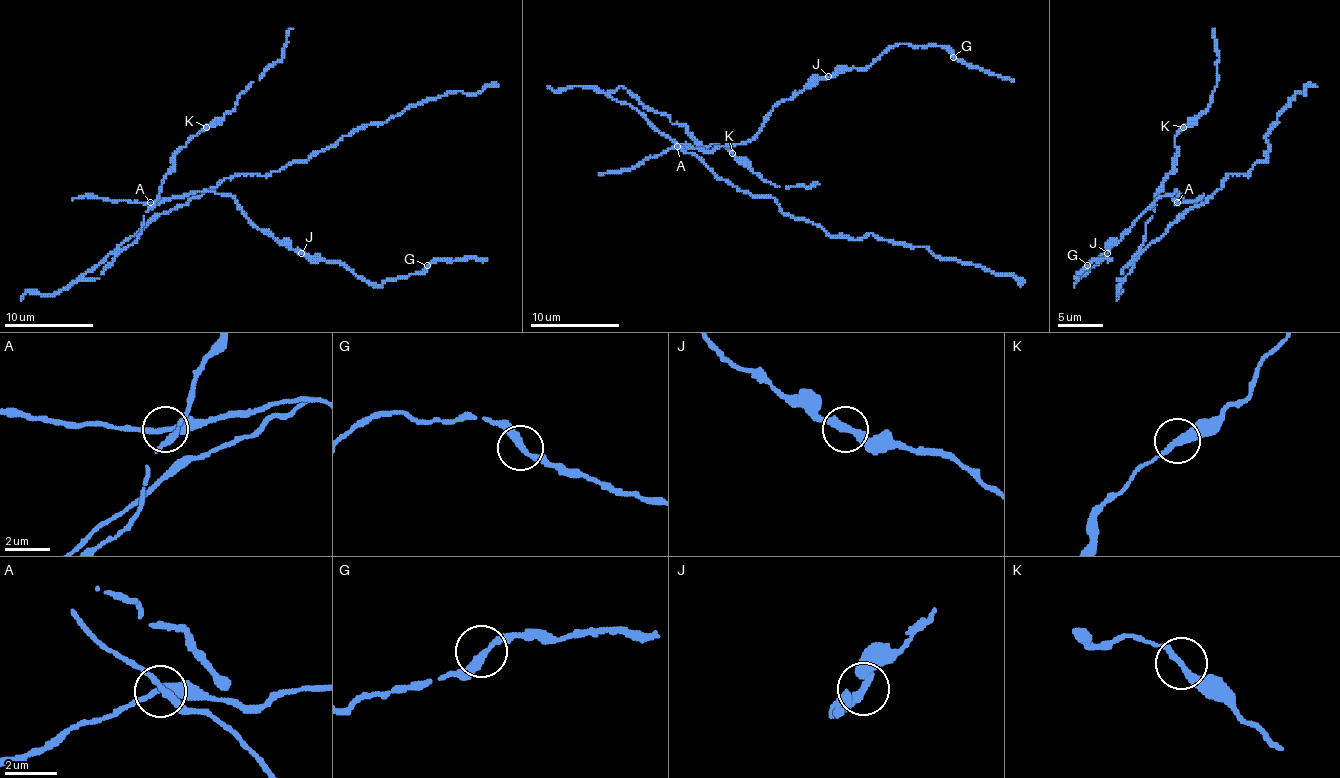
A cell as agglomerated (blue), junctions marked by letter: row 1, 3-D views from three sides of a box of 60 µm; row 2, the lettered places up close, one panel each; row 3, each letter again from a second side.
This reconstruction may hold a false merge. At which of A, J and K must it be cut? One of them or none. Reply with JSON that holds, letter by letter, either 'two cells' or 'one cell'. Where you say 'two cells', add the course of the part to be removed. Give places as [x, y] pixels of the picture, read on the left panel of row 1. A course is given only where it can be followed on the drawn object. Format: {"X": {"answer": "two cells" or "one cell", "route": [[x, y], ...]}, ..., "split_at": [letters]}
{"A": {"answer": "one cell"}, "J": {"answer": "one cell"}, "K": {"answer": "one cell"}, "split_at": []}

